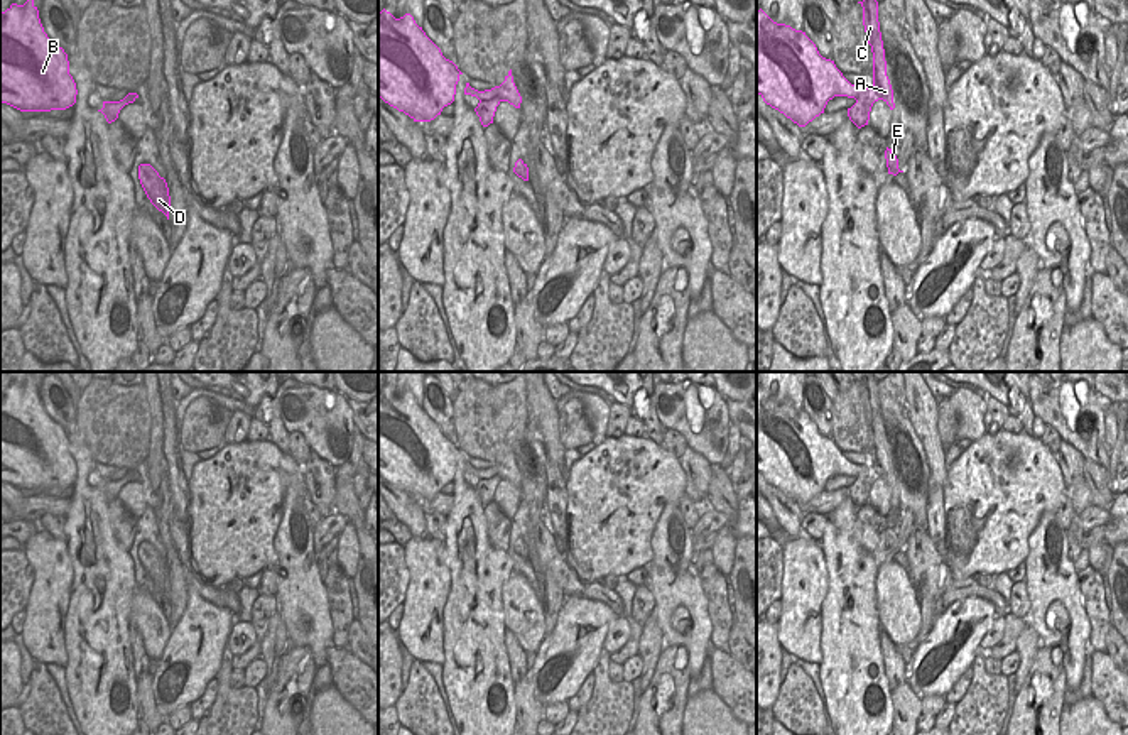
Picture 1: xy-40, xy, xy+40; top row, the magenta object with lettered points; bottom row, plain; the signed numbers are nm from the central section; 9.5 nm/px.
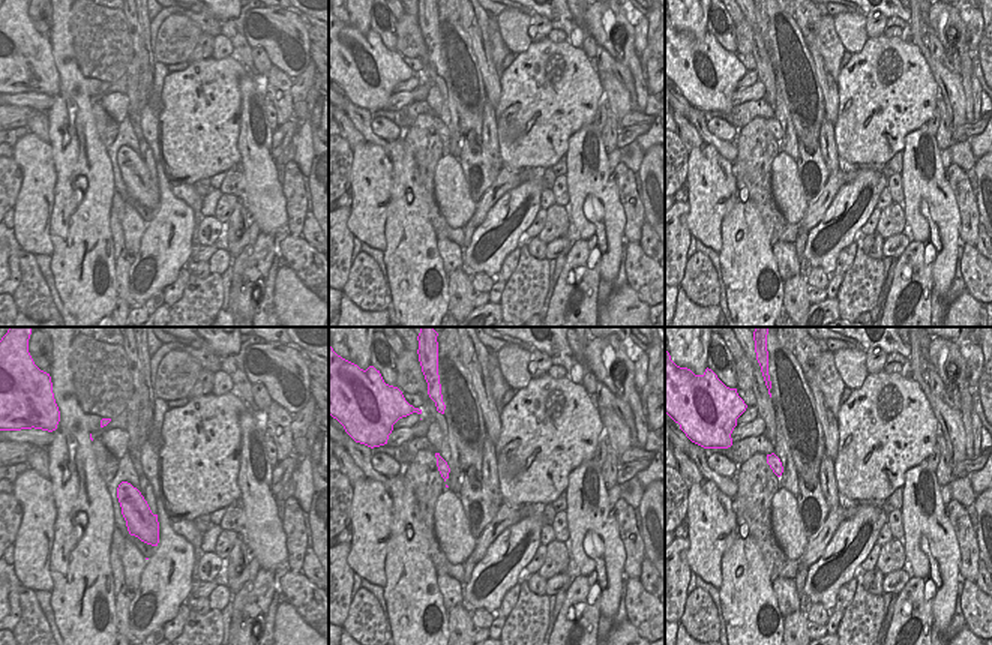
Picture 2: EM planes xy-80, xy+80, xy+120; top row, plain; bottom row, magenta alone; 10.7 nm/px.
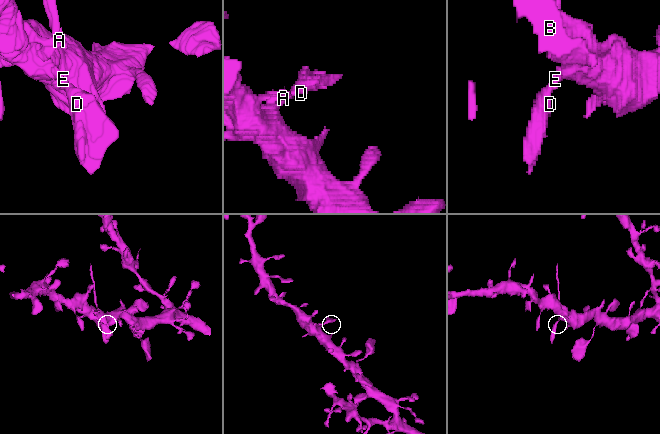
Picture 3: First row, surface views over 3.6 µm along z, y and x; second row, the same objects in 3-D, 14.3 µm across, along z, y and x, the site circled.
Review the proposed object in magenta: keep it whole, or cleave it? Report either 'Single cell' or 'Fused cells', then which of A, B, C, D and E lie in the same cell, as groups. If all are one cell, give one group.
Fused cells. Groups: A C / B D E

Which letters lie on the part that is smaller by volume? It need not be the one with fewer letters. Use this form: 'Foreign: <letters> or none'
Foreign: A, C

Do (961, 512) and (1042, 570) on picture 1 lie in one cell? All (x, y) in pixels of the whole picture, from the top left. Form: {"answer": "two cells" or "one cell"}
{"answer": "two cells"}

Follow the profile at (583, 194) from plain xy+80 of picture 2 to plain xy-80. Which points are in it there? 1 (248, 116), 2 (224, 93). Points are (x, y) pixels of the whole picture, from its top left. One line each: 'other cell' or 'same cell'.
1: same cell
2: other cell

